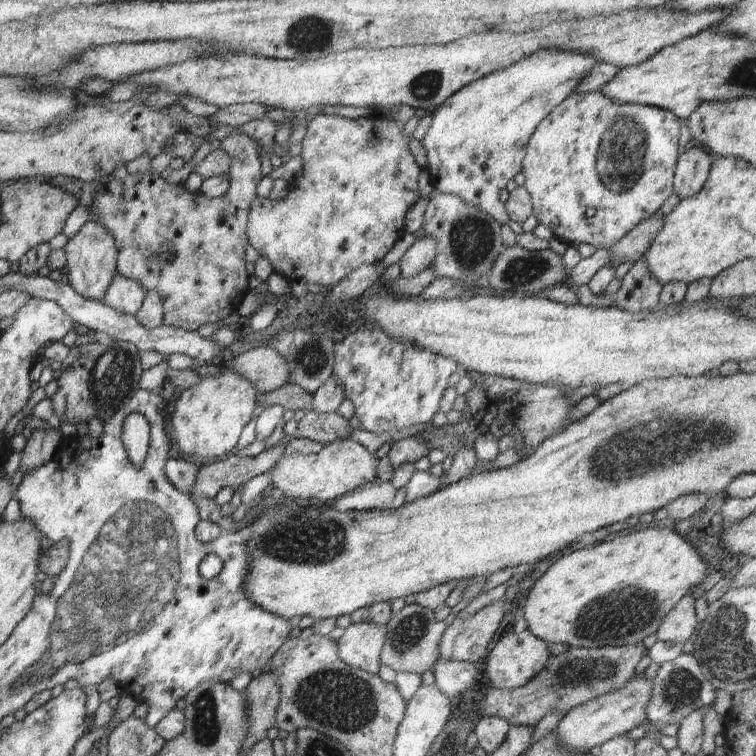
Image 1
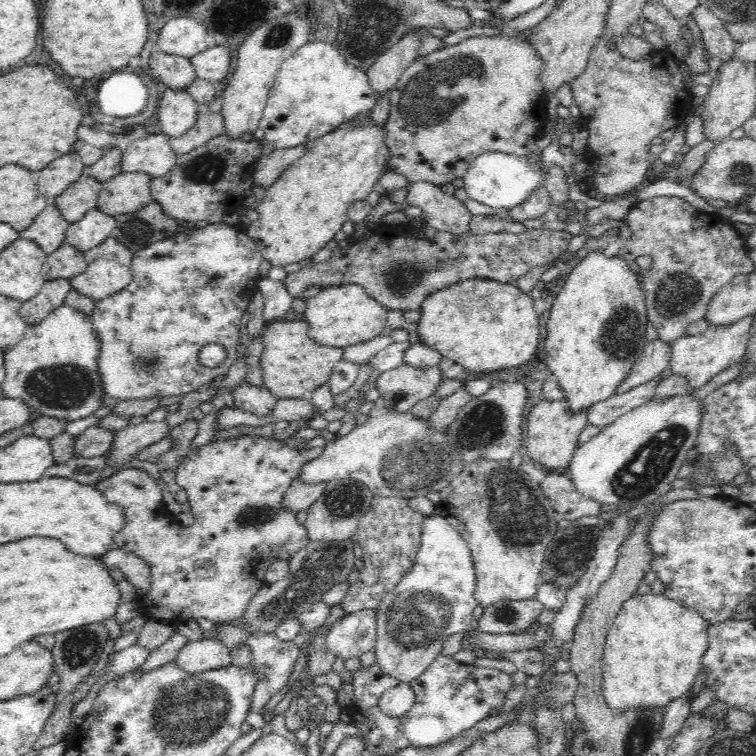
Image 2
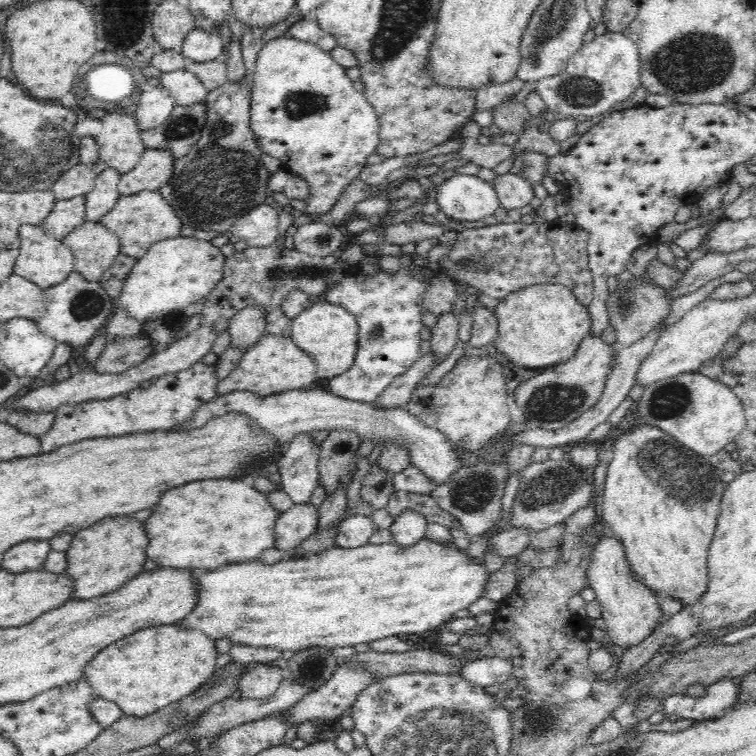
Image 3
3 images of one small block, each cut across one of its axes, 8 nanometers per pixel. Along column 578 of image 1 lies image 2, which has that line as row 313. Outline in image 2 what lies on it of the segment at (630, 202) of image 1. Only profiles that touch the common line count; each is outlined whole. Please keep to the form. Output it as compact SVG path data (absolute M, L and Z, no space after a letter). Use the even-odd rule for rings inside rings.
M224 222L210 223L204 228L188 230L186 234L175 234L174 238L170 237L166 240L159 240L156 244L148 245L146 248L140 249L133 254L131 269L133 272L132 282L126 288L99 300L95 303L91 321L93 329L100 341L100 358L98 359L98 371L102 377L102 391L107 396L118 401L124 400L145 400L145 399L163 399L170 396L186 395L190 392L197 391L202 386L210 383L220 375L226 375L230 367L235 364L238 357L238 342L240 342L240 319L245 316L252 295L258 291L258 268L262 262L263 256L258 251L256 243L251 236L245 233L245 229L239 225L231 225ZM206 345L221 345L226 350L227 358L221 366L208 369L200 365L200 351Z

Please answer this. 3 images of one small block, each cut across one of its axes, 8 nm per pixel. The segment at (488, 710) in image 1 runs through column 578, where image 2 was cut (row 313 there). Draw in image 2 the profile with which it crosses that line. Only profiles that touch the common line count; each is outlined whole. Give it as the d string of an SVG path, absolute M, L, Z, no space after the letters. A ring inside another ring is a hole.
M660 196L652 197L651 199L640 201L636 203L624 218L629 228L632 230L630 238L627 240L626 244L621 248L619 254L626 259L628 266L636 273L638 277L638 282L642 287L645 294L645 304L647 306L647 319L651 322L656 329L658 338L664 342L670 342L676 340L677 338L683 337L686 332L686 327L691 322L696 322L700 318L705 318L705 314L712 300L712 297L725 285L728 284L737 274L750 274L753 272L755 266L752 260L748 257L749 248L745 245L745 237L741 237L734 232L733 222L730 219L724 218L720 213L707 213L700 209L696 209L694 206L690 205L683 198L676 196ZM651 255L652 264L650 269L642 269L637 263L636 258L638 256Z

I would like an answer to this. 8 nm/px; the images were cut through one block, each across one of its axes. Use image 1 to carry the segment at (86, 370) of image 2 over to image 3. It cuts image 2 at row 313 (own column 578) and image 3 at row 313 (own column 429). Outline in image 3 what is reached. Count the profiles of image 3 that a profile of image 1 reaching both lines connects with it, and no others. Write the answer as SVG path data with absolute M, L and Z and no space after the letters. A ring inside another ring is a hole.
M181 235L159 240L128 272L120 296L114 298L114 310L126 309L128 315L140 324L160 317L171 323L176 312L206 298L223 279L224 262L226 257L210 241Z

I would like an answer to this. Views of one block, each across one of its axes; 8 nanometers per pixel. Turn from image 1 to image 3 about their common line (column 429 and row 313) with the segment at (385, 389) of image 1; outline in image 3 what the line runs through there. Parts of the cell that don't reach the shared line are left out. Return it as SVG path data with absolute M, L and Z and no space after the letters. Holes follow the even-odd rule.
M358 264L352 266L351 273L348 273L340 282L324 292L321 299L330 304L339 304L358 321L359 339L356 360L352 368L328 382L328 393L334 397L345 400L352 400L360 403L375 403L380 394L386 390L398 376L405 374L415 362L423 355L420 352L420 330L424 328L422 316L424 308L422 298L430 286L422 273L422 268L416 273L408 273L403 267L395 274L388 274L380 268L373 275L362 275Z

